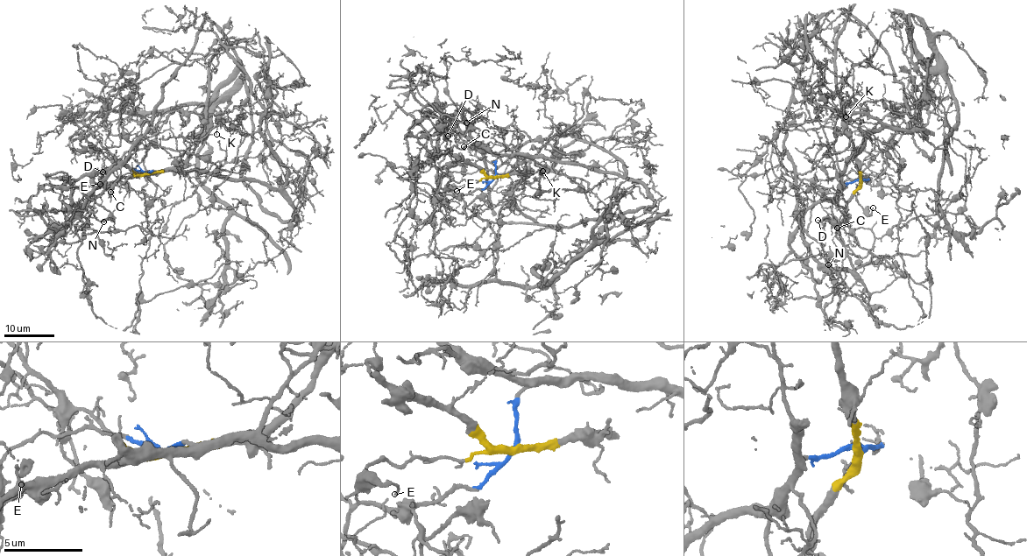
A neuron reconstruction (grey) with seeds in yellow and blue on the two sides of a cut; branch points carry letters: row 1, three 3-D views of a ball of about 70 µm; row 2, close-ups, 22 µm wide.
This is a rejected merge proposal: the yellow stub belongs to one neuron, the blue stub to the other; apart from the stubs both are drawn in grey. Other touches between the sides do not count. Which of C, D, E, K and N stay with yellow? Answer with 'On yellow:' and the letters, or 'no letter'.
On yellow: D, E, K

